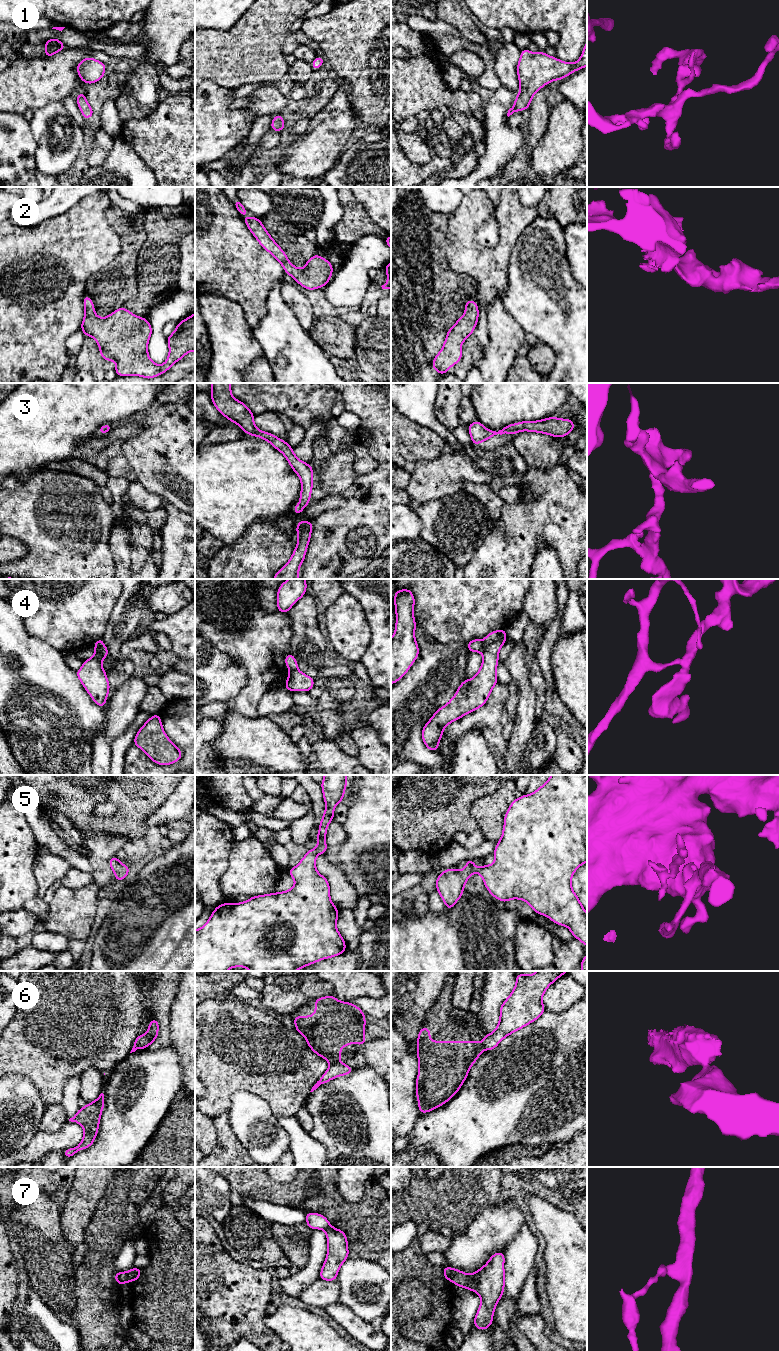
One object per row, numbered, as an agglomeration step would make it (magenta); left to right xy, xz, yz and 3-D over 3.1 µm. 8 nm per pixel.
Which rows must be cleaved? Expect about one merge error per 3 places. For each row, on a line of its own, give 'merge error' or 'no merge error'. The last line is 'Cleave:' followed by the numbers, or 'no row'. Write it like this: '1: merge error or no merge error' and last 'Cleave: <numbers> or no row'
1: no merge error
2: no merge error
3: no merge error
4: merge error
5: no merge error
6: merge error
7: merge error
Cleave: 4, 6, 7

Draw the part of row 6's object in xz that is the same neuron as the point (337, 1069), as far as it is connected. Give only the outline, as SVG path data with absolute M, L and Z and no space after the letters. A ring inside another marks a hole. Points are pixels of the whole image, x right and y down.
M341 1062L331 1063L327 1071L322 1075L322 1077L312 1087L310 1092L313 1092L320 1085L323 1085L336 1077L351 1074L353 1071L354 1069L346 1065L345 1063L341 1063Z

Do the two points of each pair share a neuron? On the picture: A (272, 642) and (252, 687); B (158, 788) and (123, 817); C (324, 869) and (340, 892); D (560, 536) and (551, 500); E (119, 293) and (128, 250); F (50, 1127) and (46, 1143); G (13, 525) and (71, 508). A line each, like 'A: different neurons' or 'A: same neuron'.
A: same neuron
B: same neuron
C: same neuron
D: same neuron
E: same neuron
F: different neurons
G: same neuron

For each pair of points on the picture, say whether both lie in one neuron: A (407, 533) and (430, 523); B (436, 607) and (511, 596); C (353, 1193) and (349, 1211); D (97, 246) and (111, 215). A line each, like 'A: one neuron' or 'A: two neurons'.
A: two neurons
B: one neuron
C: two neurons
D: two neurons

